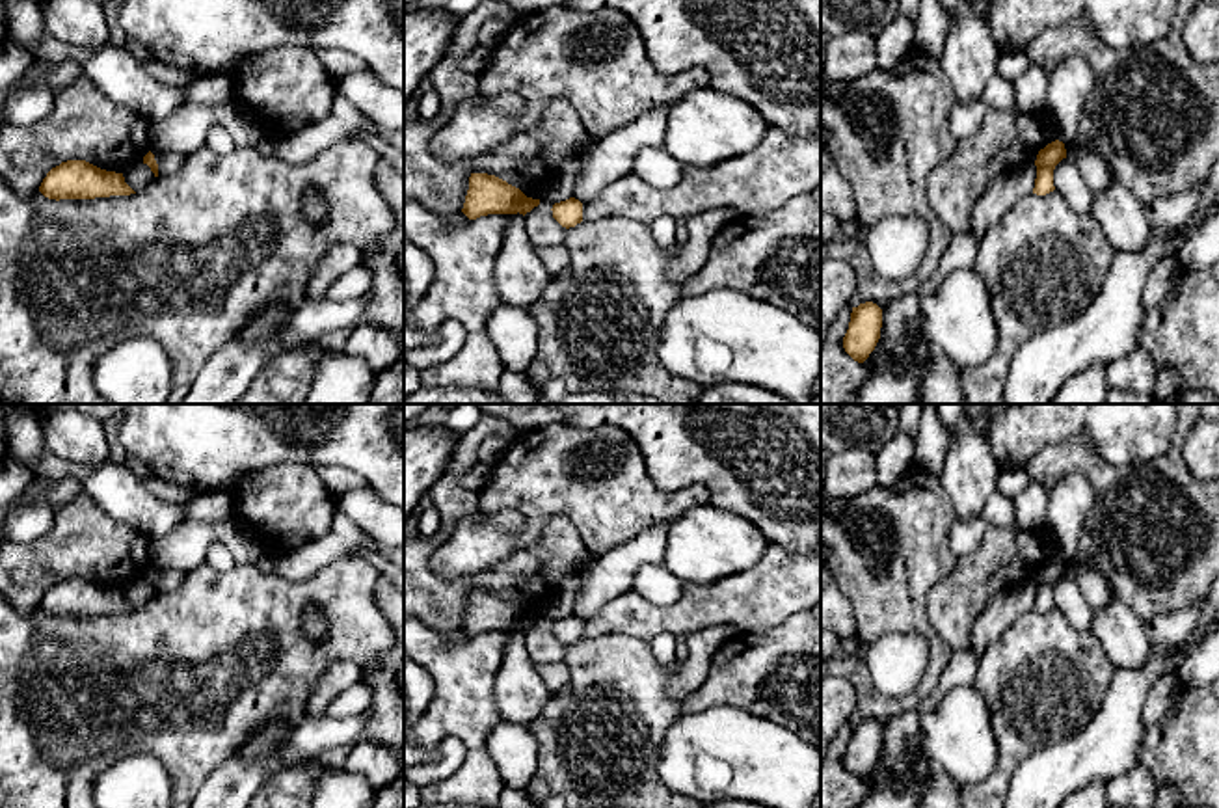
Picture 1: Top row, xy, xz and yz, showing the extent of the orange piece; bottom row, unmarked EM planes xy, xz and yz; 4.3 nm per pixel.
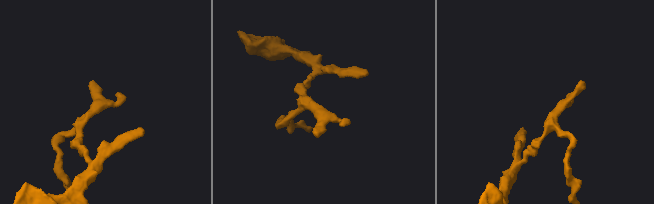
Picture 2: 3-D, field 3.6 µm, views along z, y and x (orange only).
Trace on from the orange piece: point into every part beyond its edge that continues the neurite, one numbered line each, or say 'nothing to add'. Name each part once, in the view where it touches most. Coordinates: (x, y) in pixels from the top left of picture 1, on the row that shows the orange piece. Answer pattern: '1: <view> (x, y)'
nothing to add

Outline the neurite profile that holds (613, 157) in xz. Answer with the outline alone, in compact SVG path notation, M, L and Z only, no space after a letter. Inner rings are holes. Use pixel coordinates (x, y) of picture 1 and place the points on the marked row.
M657 106L597 140L579 173L573 197L581 203L594 199L605 186L633 173L633 162L640 149L663 149L670 106Z

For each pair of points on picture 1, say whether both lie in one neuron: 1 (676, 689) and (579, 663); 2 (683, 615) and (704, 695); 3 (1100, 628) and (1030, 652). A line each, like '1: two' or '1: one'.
1: two
2: two
3: two

